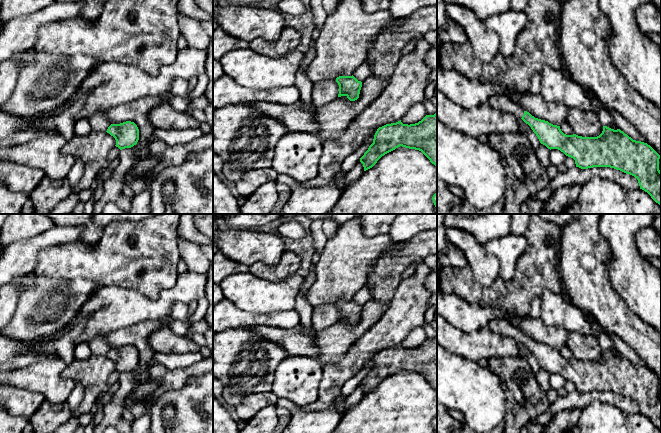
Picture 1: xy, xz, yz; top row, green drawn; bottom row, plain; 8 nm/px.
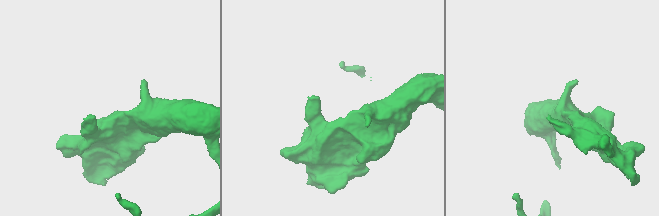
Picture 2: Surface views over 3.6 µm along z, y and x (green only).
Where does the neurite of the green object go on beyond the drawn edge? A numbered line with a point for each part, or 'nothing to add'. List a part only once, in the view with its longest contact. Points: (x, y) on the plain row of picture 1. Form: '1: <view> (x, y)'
1: yz (502, 326)

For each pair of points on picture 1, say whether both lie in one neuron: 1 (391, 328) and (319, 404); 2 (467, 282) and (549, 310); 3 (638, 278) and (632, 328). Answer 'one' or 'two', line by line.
1: one
2: two
3: two

